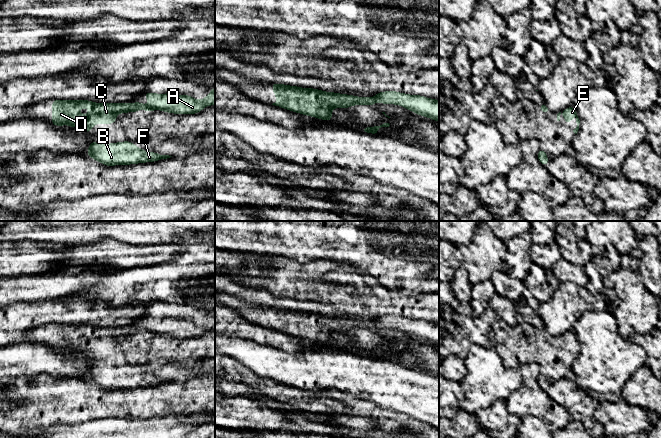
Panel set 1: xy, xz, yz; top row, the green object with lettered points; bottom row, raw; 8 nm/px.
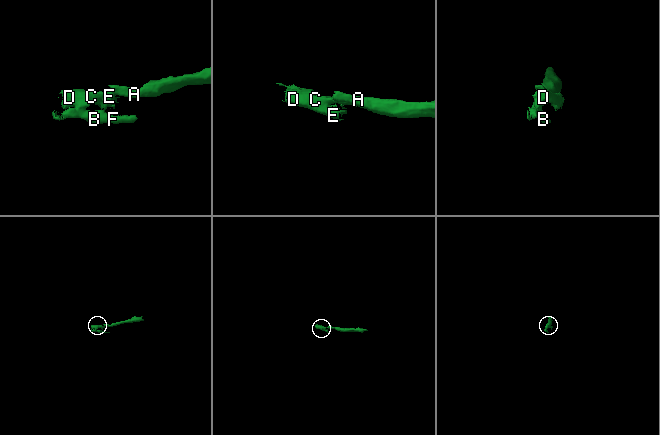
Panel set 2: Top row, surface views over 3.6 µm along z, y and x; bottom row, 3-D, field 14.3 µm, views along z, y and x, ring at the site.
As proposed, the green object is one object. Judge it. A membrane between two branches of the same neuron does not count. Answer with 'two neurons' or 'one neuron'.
two neurons

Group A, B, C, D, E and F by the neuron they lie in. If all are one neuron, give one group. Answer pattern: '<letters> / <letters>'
A / B C D E F

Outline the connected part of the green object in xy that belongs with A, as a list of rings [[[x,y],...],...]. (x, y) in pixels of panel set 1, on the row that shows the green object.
[[[215,87],[203,100],[197,100],[191,95],[176,95],[173,93],[157,94],[144,92],[143,95],[150,101],[150,107],[174,114],[198,114],[206,106],[215,105]]]

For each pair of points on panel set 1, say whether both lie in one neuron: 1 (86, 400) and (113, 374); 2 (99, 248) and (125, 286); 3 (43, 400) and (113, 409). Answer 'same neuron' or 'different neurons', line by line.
1: different neurons
2: different neurons
3: same neuron

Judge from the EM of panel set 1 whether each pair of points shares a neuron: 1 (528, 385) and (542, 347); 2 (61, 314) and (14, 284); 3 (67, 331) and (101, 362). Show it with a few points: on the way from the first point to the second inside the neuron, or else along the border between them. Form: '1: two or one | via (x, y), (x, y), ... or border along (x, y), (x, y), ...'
1: two | border along (536, 379), (544, 391)
2: two | border along (62, 297), (16, 303)
3: one | via (75, 337), (93, 354)

